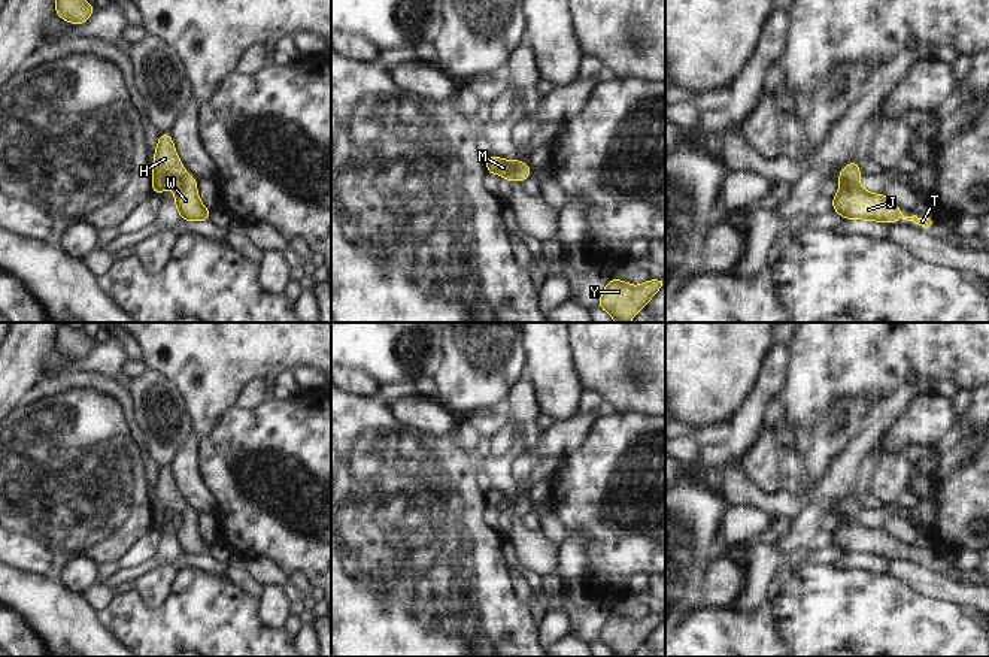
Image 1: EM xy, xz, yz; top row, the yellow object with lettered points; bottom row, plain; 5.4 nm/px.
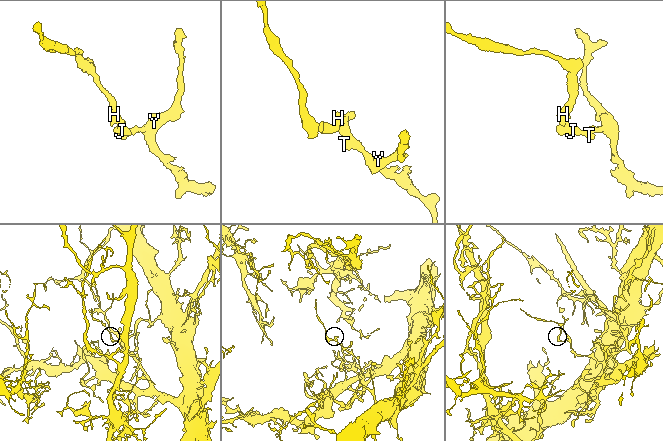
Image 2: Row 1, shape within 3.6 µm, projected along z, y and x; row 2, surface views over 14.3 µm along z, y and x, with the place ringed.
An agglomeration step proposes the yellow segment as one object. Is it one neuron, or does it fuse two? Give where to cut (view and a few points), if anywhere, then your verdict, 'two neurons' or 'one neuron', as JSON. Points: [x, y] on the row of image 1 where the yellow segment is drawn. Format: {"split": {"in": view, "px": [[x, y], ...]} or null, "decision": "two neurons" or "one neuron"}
{"split": null, "decision": "one neuron"}

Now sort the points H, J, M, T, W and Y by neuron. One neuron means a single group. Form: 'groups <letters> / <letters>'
groups H J M T W Y

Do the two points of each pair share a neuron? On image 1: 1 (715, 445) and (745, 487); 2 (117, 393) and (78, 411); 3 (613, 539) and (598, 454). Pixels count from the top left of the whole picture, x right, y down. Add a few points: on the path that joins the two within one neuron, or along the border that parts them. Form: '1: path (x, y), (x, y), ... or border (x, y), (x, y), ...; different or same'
1: border (694, 462), (715, 469), (727, 469); different
2: border (73, 387), (111, 396), (127, 426); different
3: path (598, 518), (598, 475); same

